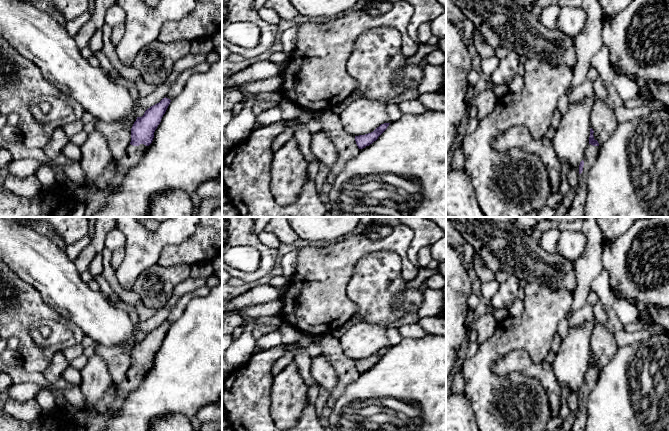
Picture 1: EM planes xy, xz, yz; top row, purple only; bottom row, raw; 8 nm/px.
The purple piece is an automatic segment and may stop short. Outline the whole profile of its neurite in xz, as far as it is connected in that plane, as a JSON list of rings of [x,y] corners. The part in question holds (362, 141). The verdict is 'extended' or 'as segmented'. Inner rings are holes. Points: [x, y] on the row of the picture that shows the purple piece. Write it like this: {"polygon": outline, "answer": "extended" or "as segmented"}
{"polygon": [[[390,123],[381,124],[371,133],[355,136],[355,141],[358,148],[363,149],[366,146],[369,146],[370,144],[372,144],[374,141],[376,141],[378,137],[387,129],[389,124]]], "answer": "as segmented"}

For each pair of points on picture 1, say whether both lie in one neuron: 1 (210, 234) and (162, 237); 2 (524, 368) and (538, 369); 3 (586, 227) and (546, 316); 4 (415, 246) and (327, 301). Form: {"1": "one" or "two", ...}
{"1": "two", "2": "one", "3": "two", "4": "two"}

